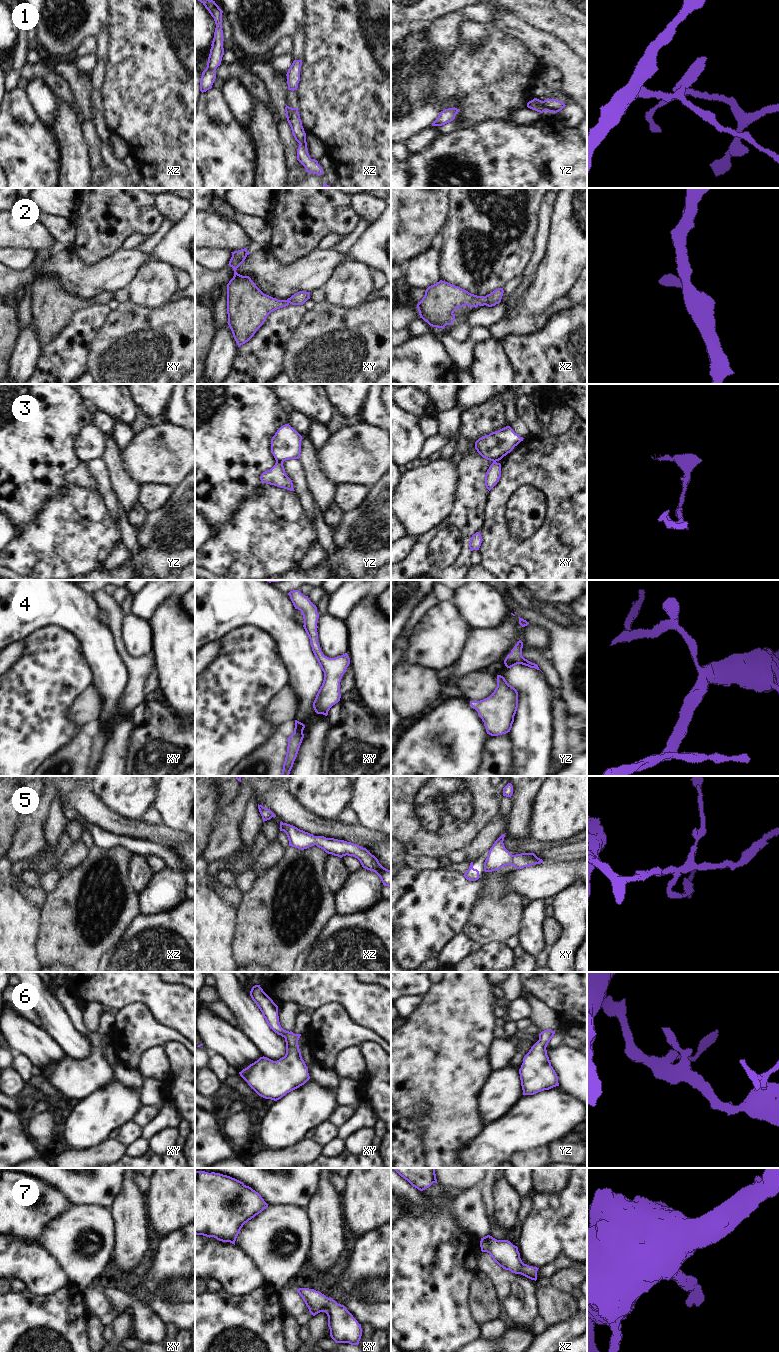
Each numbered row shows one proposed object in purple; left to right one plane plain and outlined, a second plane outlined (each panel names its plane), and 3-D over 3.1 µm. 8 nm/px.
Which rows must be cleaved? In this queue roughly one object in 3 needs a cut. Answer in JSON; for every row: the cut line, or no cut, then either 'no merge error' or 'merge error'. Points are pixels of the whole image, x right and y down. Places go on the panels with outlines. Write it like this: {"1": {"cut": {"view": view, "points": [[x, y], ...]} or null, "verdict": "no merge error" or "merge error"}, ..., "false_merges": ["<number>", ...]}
{"1": {"cut": {"view": "yz", "points": [[543, 101], [543, 104], [550, 111]]}, "verdict": "merge error"}, "2": {"cut": null, "verdict": "no merge error"}, "3": {"cut": {"view": "yz", "points": [[276, 461], [282, 463]]}, "verdict": "merge error"}, "4": {"cut": null, "verdict": "no merge error"}, "5": {"cut": null, "verdict": "no merge error"}, "6": {"cut": null, "verdict": "no merge error"}, "7": {"cut": null, "verdict": "no merge error"}, "false_merges": ["1", "3"]}

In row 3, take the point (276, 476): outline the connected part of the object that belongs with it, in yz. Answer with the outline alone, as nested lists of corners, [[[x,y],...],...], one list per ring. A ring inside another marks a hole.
[[[276,462],[275,465],[260,476],[262,483],[274,485],[290,491],[295,491],[292,480],[286,475],[282,462]]]

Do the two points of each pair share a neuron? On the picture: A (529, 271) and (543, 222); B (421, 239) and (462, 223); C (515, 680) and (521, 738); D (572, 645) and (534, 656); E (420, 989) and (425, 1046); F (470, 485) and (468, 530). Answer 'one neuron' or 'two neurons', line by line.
A: one neuron
B: two neurons
C: one neuron
D: two neurons
E: two neurons
F: one neuron

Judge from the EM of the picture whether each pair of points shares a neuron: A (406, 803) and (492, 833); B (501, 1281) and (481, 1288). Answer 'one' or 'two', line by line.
A: two
B: two

